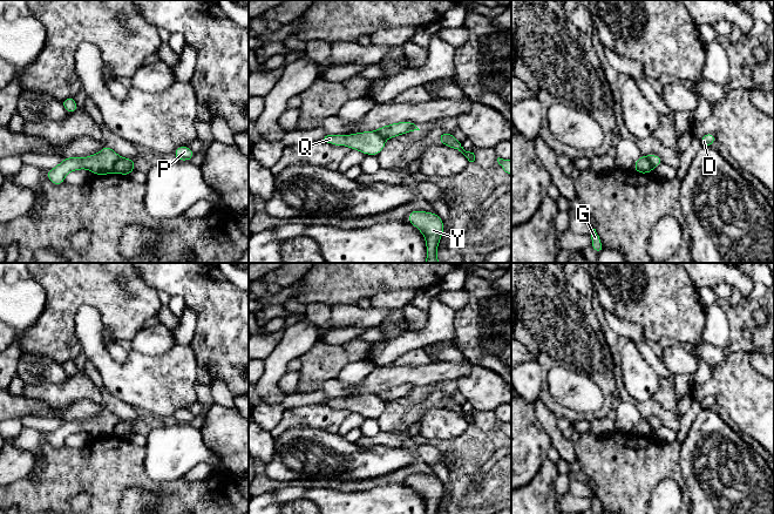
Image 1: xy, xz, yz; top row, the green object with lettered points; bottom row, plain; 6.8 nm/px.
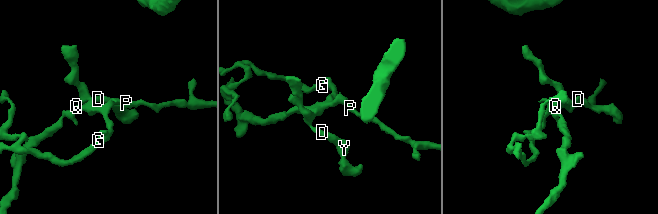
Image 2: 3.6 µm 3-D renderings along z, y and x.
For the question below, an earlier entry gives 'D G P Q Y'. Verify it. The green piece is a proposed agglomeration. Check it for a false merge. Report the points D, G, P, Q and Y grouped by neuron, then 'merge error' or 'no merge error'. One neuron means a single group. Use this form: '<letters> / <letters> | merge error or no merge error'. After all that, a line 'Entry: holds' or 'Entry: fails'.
D Q Y / G P | merge error
Entry: fails

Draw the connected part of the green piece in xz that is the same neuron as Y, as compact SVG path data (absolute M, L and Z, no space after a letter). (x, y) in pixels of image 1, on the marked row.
M414 210L408 214L408 221L416 226L426 239L427 258L425 263L440 263L437 245L444 231L444 223L435 212Z

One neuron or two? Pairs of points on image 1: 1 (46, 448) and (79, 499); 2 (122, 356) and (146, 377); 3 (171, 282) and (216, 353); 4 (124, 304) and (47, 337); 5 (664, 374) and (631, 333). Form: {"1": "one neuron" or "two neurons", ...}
{"1": "two neurons", "2": "two neurons", "3": "one neuron", "4": "one neuron", "5": "one neuron"}

